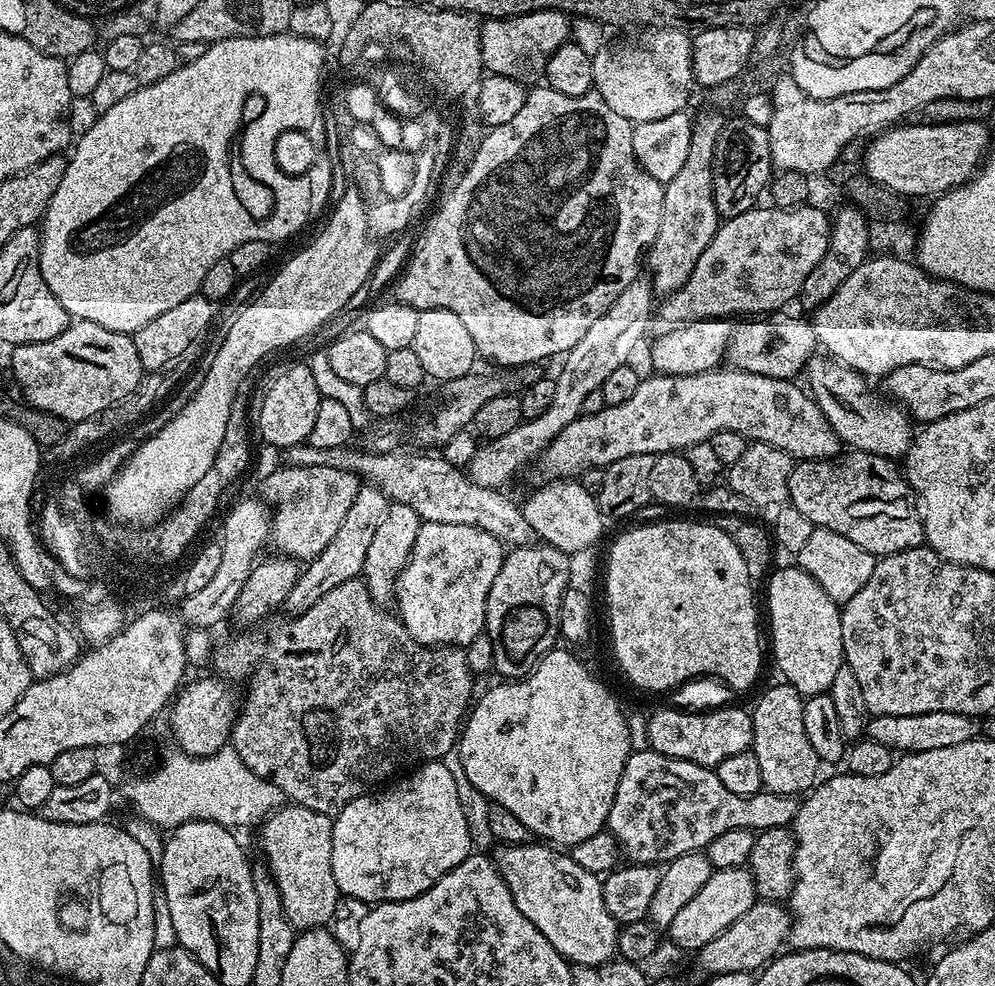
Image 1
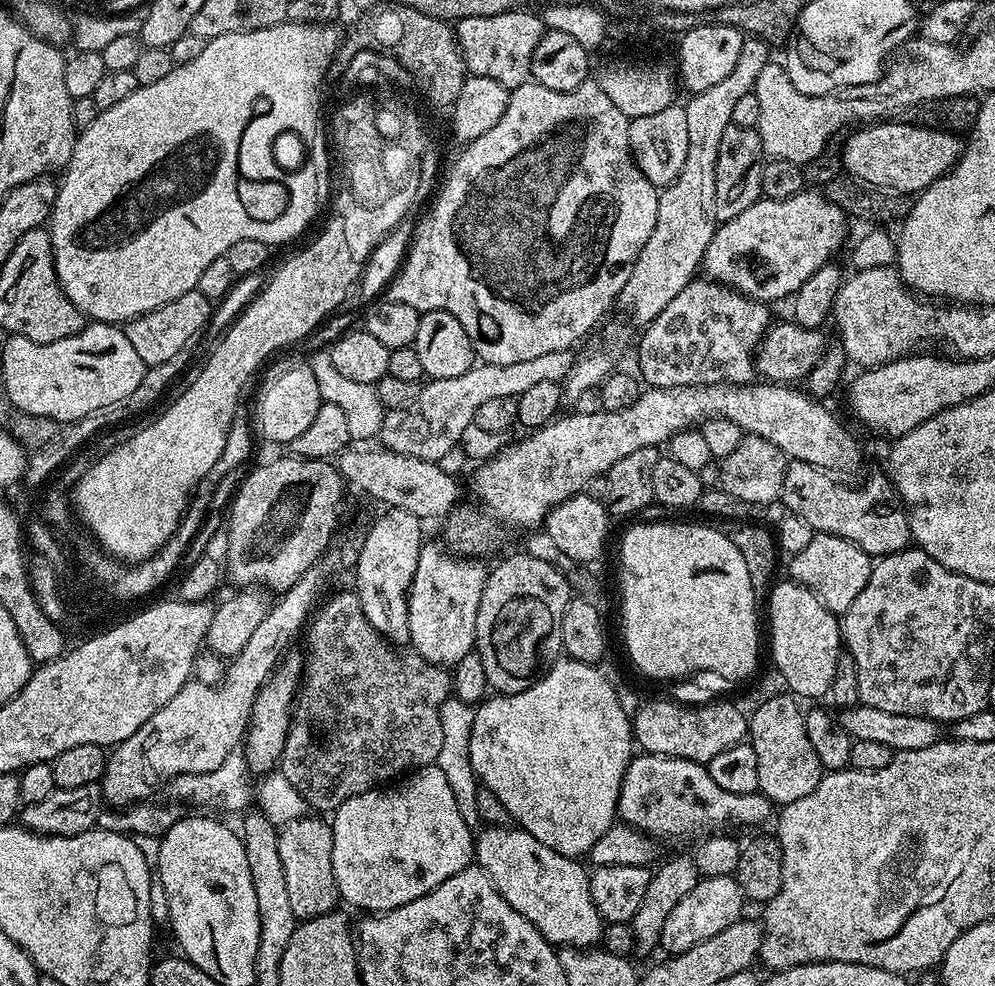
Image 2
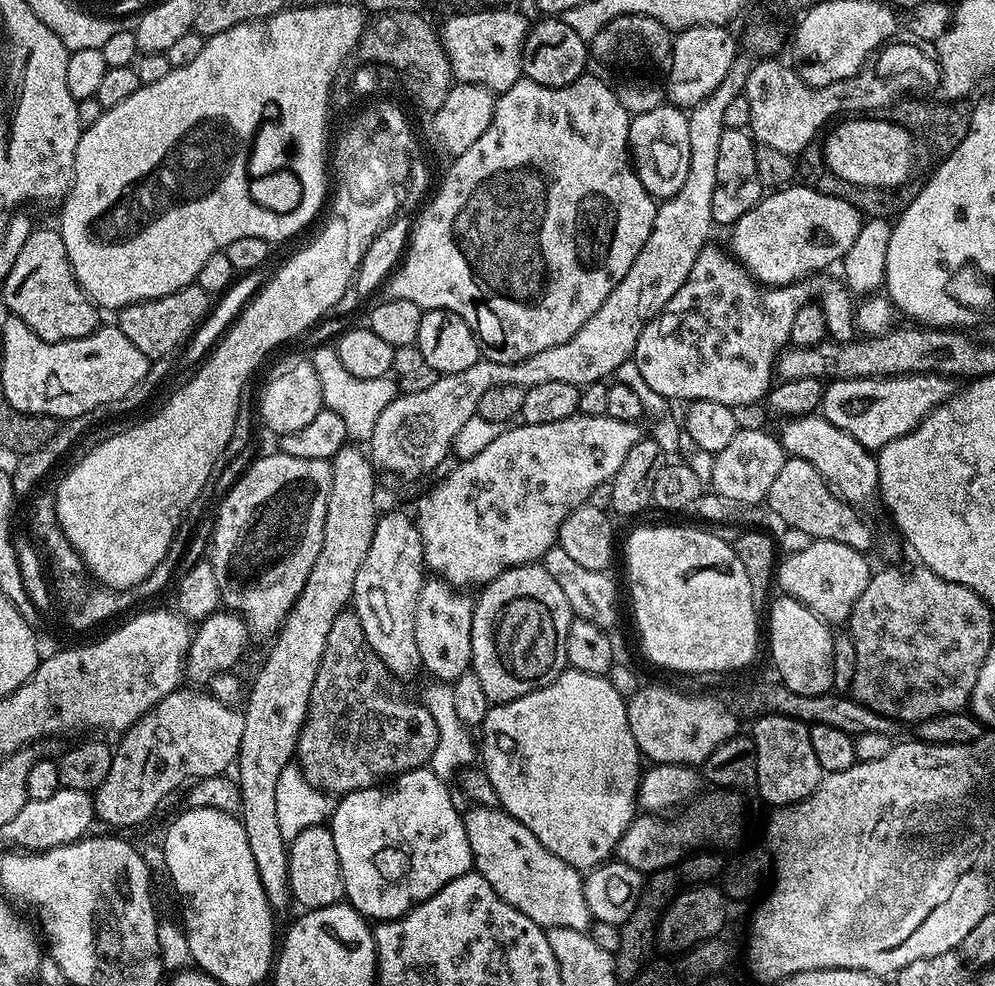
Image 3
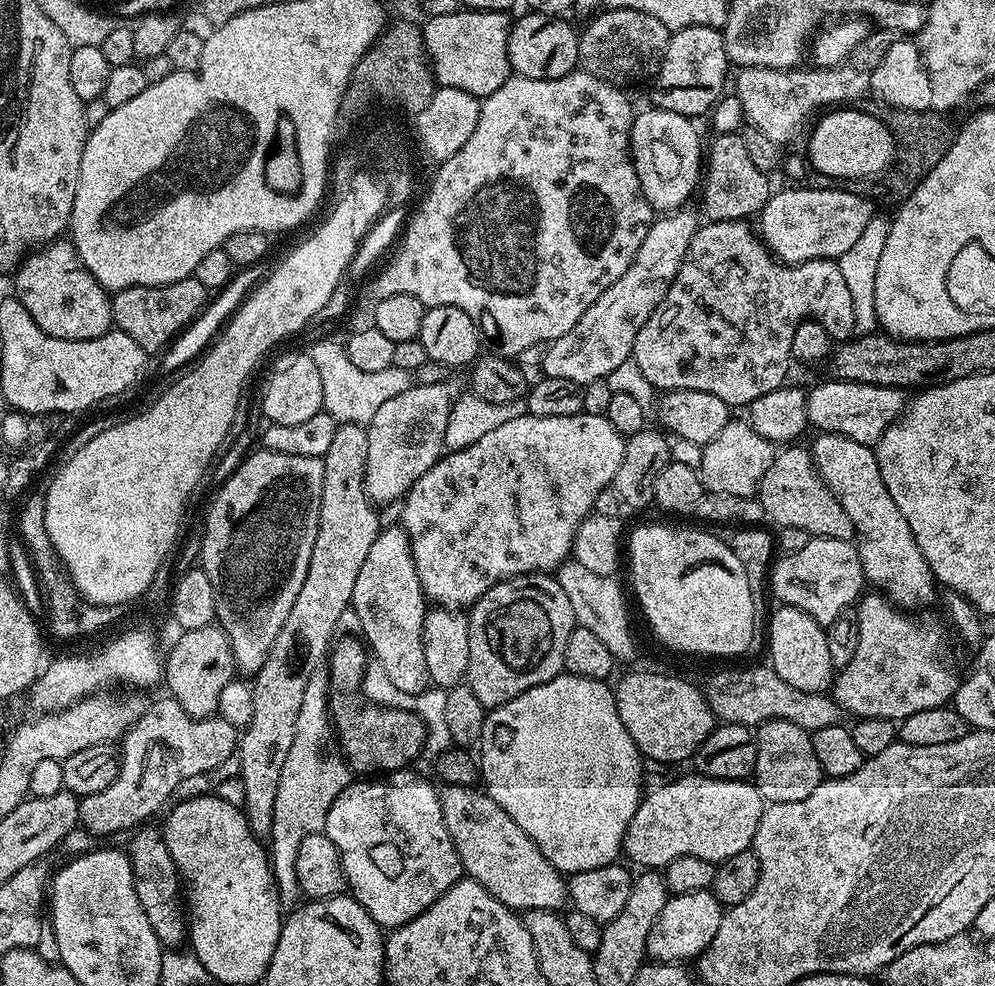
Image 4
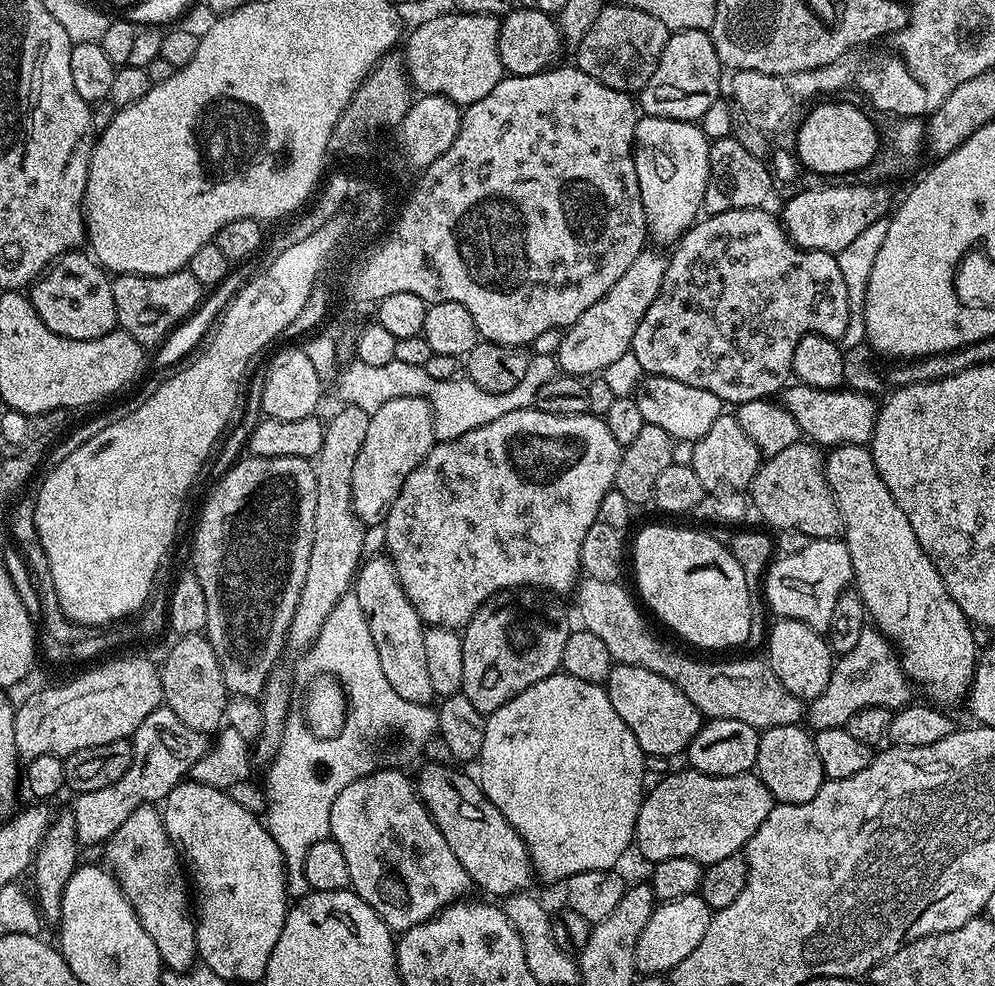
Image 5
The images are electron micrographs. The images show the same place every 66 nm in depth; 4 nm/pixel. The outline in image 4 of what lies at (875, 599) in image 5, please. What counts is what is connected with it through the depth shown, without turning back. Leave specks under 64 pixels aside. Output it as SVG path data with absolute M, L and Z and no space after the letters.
M821 432L815 438L817 440L810 444L812 461L816 463L816 469L824 479L824 484L836 495L836 501L850 518L865 581L873 589L883 592L901 610L916 610L912 608L920 608L923 604L930 603L936 596L938 581L933 576L926 558L922 558L922 550L918 550L918 542L914 542L910 522L902 518L902 510L894 506L894 498L890 498L890 490L886 490L886 482L882 482L875 451L862 442L854 442L854 438L846 438L833 432Z

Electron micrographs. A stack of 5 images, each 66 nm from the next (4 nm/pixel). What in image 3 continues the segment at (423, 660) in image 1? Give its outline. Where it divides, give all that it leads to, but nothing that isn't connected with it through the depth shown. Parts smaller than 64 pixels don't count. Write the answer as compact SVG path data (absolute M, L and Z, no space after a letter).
M340 612L326 634L318 678L310 690L308 716L296 743L294 760L310 786L339 798L431 761L438 726L419 699L403 700L392 683L392 673L371 649L355 613Z

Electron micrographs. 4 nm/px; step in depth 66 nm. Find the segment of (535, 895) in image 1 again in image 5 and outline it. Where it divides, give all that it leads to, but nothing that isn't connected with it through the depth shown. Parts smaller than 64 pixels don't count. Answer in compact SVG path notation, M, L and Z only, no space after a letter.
M425 763L420 777L415 777L416 791L419 792L428 813L446 838L446 846L454 850L454 858L462 862L469 881L492 896L507 898L523 893L527 884L534 880L532 859L528 857L522 838L510 826L507 818L500 813L498 806L486 798L479 783L472 780L456 766Z

